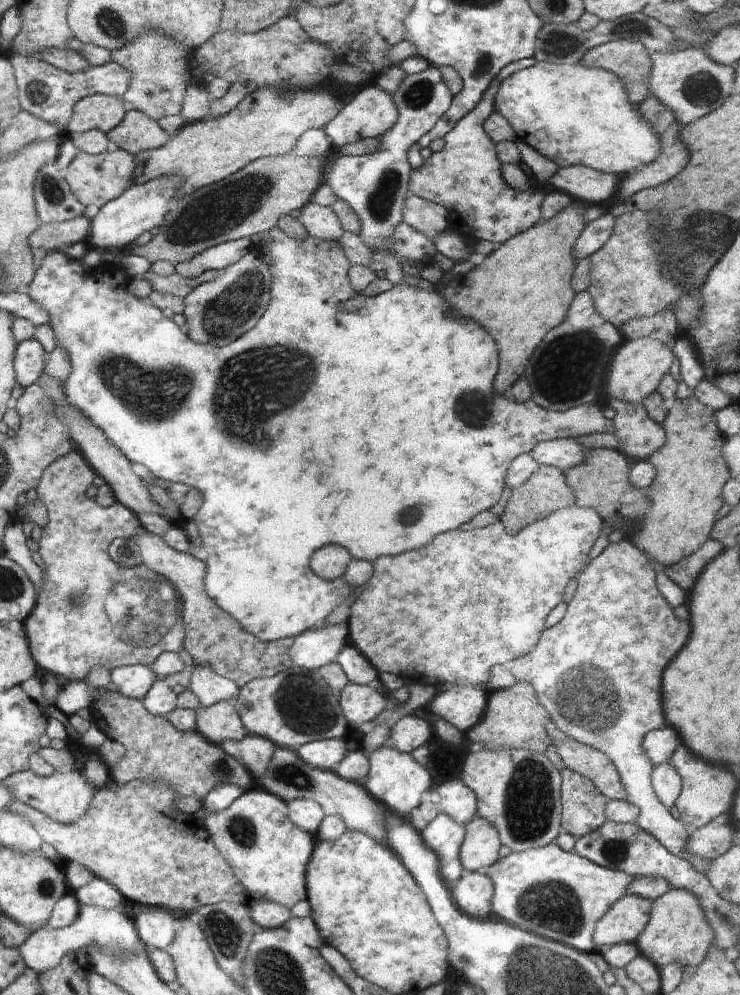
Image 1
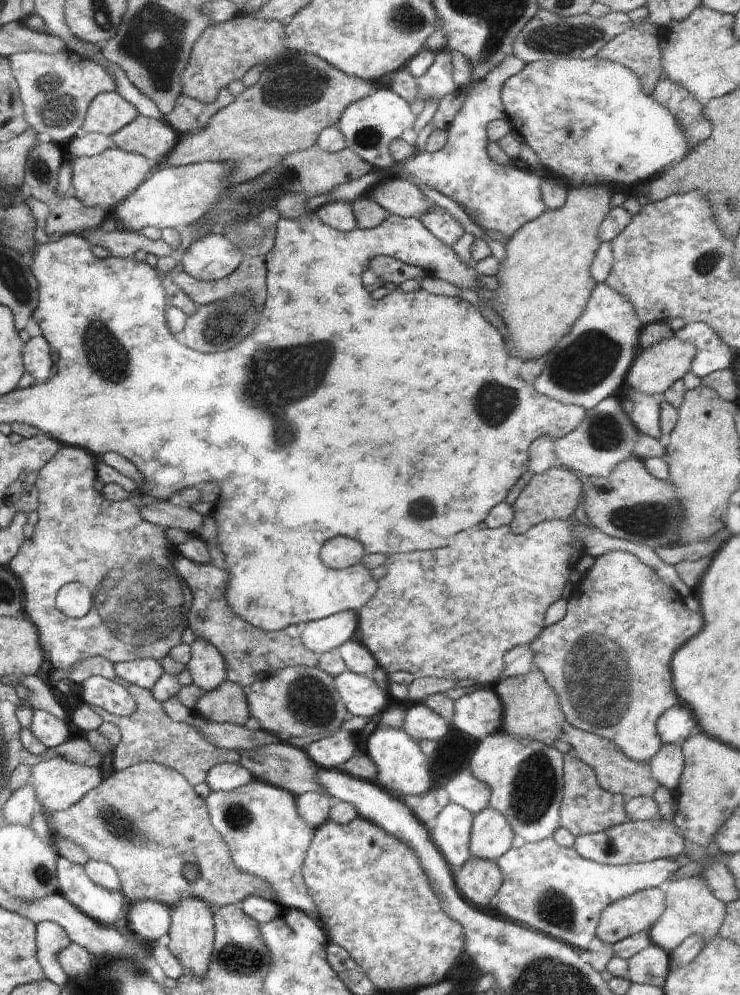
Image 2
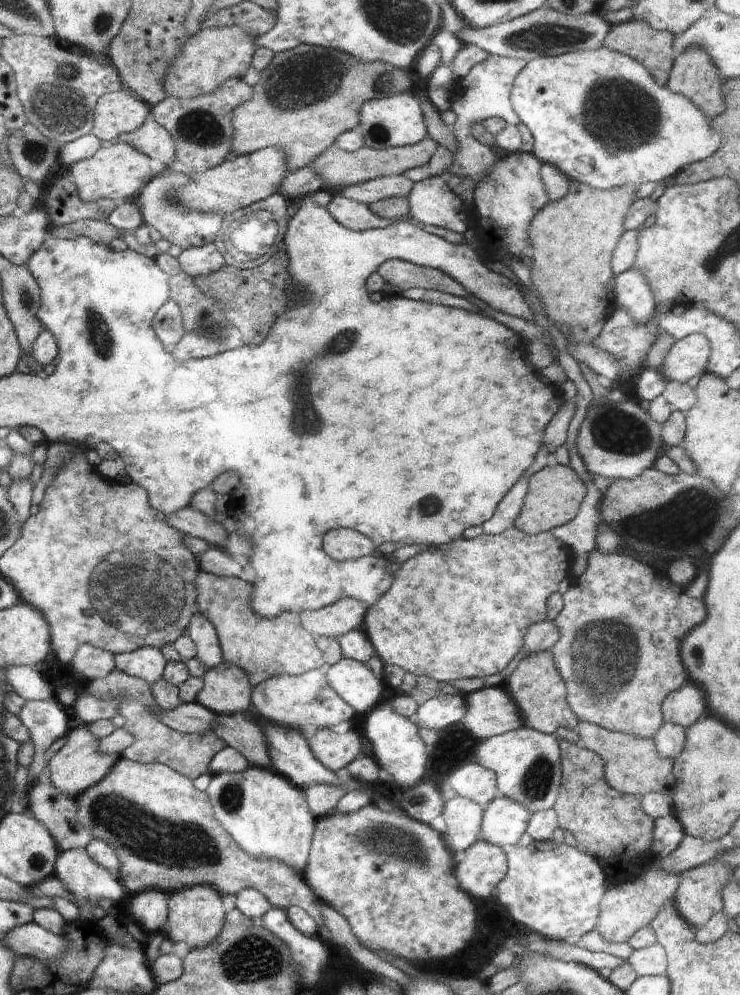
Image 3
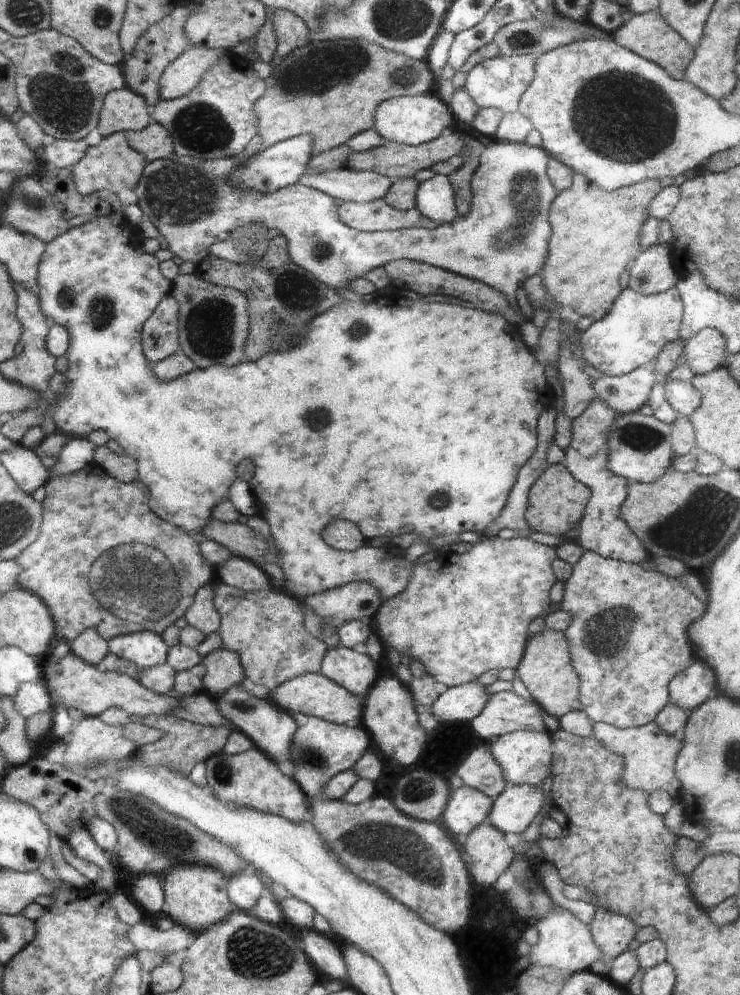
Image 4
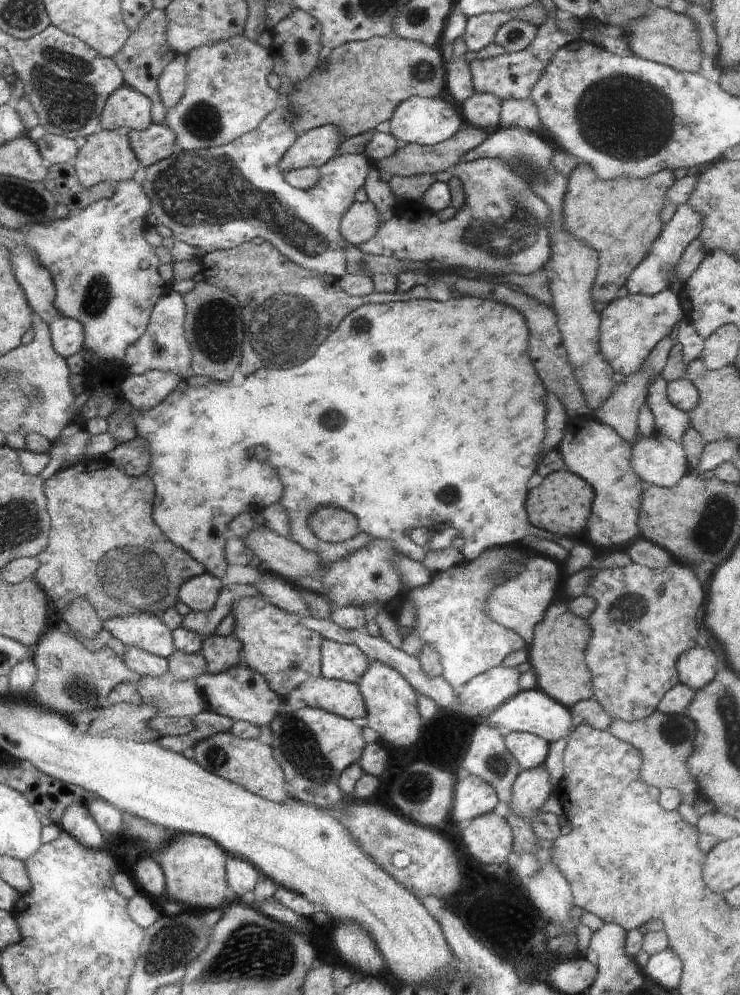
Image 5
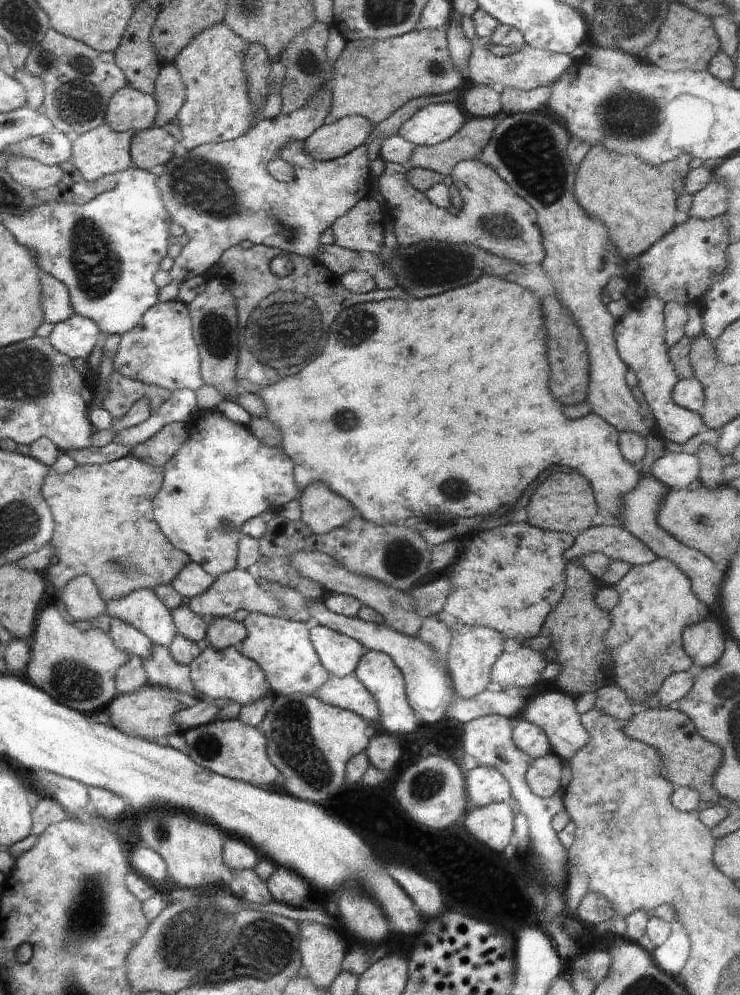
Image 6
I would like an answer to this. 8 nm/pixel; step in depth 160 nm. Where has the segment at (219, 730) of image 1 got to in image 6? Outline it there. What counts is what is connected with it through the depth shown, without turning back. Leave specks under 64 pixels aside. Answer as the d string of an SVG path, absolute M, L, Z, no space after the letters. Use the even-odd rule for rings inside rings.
M212 617L207 623L207 634L204 643L212 645L218 650L226 647L238 647L247 635L246 627L242 622L228 617Z

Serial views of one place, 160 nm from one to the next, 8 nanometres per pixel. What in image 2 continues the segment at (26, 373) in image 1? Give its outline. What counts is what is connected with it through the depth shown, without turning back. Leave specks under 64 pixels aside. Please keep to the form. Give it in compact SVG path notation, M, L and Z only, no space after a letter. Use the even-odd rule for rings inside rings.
M44 336L29 338L24 350L24 366L37 382L46 382L52 377L52 352L54 349Z

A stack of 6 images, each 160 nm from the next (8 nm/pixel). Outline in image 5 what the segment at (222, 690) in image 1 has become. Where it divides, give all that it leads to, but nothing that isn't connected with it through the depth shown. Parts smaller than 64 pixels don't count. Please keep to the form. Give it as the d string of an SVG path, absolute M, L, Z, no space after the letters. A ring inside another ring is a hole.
M205 571L200 576L188 578L180 586L178 599L180 602L186 604L190 610L208 612L216 604L218 592L220 592L220 588L222 587L220 578L216 578L210 572Z

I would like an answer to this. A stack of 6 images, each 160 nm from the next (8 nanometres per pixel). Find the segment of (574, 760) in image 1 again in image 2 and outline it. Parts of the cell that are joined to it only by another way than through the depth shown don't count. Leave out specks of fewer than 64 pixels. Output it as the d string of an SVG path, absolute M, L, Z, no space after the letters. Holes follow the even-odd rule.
M562 722L562 728L566 741L573 749L572 752L580 762L584 762L584 764L588 764L592 768L602 790L622 796L626 800L635 797L650 798L653 796L659 786L658 782L652 778L652 774L650 774L649 764L628 760L622 754L622 750L618 750L610 740L604 740L604 738L600 738L596 734L582 732L582 730L578 730L578 728L574 728L574 726L570 726L566 722Z

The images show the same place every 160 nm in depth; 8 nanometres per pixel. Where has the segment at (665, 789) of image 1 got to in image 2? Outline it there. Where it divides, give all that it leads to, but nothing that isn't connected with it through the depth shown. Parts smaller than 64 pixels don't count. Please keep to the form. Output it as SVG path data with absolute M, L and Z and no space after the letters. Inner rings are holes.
M664 744L656 756L649 762L650 774L658 782L658 786L665 787L668 792L676 792L680 774L684 772L684 756L680 746Z

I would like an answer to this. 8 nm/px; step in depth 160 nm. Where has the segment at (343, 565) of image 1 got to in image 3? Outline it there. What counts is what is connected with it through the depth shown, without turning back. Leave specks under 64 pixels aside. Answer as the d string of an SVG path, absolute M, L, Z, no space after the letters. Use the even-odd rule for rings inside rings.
M338 528L324 536L324 552L332 560L356 560L366 554L374 554L374 542L356 530Z

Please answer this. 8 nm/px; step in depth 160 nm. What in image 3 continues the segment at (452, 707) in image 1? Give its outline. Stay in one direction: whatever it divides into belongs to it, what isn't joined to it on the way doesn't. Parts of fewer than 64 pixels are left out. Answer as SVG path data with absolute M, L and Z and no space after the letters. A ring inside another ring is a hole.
M483 687L466 696L464 702L466 714L462 723L478 739L488 739L524 726L518 707L502 688Z

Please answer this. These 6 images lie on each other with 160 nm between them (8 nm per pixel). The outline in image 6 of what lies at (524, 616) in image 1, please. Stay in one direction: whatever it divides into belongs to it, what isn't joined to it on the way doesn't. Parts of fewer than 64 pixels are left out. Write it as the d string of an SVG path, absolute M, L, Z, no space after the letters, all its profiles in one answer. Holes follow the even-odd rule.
M462 627L451 629L451 635L453 639L451 640L450 646L447 650L447 667L449 668L449 673L451 674L451 682L453 683L453 690L455 694L461 696L463 699L471 699L475 696L478 696L486 687L492 687L492 680L491 680L491 670L494 666L496 659L502 654L503 652L503 644L506 639L503 638L503 634L500 634L497 630L489 629L488 627Z

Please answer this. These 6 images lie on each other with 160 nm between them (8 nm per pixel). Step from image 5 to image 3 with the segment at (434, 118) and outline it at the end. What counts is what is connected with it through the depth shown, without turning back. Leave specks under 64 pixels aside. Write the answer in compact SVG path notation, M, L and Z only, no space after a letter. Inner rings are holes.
M411 92L394 94L380 99L366 100L360 108L360 125L357 127L364 140L364 147L382 150L382 148L404 147L416 144L427 137L424 114Z

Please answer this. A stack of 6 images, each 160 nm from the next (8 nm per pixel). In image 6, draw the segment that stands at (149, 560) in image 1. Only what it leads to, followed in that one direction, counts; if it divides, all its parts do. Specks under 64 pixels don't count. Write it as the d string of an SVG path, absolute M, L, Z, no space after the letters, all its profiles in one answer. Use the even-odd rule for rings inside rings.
M249 612L242 624L246 627L247 635L238 644L238 649L245 657L260 665L271 692L275 695L302 693L317 696L318 689L332 675L322 666L309 639L308 624L253 612Z

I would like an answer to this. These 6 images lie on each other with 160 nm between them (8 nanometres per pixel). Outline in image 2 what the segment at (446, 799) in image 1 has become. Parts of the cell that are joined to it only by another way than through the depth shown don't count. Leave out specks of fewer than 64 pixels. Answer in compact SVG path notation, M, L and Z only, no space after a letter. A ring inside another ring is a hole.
M470 770L462 771L445 787L450 803L462 806L470 814L483 812L490 802L490 786L472 776Z

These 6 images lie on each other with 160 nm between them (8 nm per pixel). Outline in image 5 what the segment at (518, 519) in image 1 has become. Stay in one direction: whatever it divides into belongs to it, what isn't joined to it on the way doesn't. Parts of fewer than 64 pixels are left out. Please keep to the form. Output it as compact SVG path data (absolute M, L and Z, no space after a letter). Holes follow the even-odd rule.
M566 469L547 475L539 486L527 493L525 510L531 526L546 530L560 537L572 538L582 532L590 518L593 488L580 475Z

